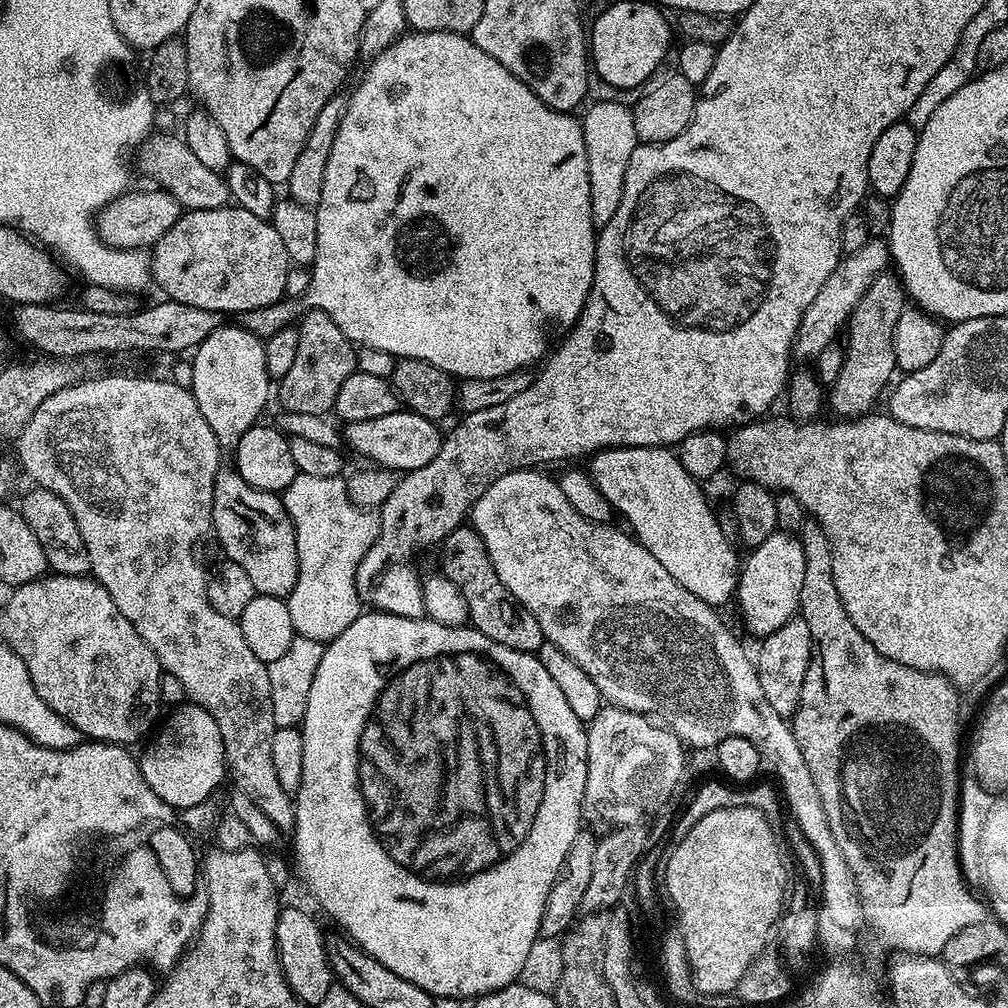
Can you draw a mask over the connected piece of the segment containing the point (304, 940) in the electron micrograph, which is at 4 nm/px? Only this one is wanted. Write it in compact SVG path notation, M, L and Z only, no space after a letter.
M281 907L276 915L276 953L282 974L290 990L305 1006L314 1006L326 998L326 990L334 983L332 968L328 964L328 951L324 946L326 933L316 925L316 920L300 908Z

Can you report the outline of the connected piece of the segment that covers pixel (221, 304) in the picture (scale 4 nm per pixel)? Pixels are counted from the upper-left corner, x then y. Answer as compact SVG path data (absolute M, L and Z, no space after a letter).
M225 206L215 208L214 210L184 210L181 211L178 222L162 234L162 238L151 249L150 252L150 276L158 287L164 291L163 295L170 300L177 300L186 306L198 306L198 310L210 310L211 312L222 312L225 314L235 314L245 312L246 310L258 310L258 306L270 306L274 302L285 299L284 291L286 290L286 274L290 267L290 261L286 254L286 245L282 243L282 234L274 230L274 226L268 220L258 218L250 214L250 210L242 210L235 206Z

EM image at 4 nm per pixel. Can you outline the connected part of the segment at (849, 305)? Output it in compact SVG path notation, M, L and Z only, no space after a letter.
M869 238L866 246L862 250L847 253L841 259L840 265L826 278L826 283L822 285L822 290L818 290L814 302L806 306L802 314L802 322L798 326L798 334L792 343L792 355L797 361L815 361L826 346L830 346L837 339L836 335L841 335L842 329L848 321L849 314L856 308L858 302L862 300L862 294L870 288L874 278L878 278L882 273L889 271L890 253L887 239Z

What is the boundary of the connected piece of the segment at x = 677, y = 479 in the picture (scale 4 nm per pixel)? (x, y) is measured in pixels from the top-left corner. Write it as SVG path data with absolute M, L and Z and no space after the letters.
M671 447L602 448L588 462L586 471L597 490L610 501L619 515L621 512L628 519L627 527L631 535L646 550L650 550L650 554L654 554L654 558L658 558L658 562L662 562L666 570L670 570L670 578L674 578L674 582L690 590L690 594L702 598L702 602L713 606L721 606L720 604L735 597L736 584L740 581L741 557L736 557L737 549L730 542L726 542L722 535L714 510L708 507L710 502L701 481L683 468L677 453Z

